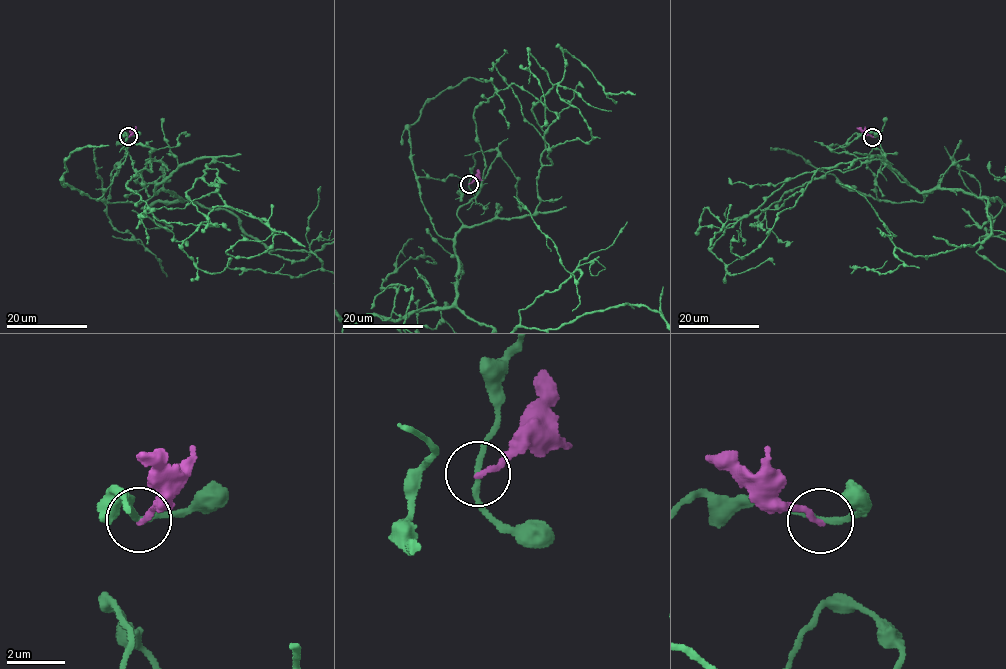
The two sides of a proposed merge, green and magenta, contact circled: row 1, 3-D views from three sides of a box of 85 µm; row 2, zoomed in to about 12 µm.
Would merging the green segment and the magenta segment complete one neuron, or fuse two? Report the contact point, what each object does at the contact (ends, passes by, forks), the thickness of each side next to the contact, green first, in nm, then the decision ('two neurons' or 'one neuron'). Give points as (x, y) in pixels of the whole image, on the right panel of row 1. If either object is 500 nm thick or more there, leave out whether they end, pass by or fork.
at (872, 137); green passes by; magenta ends there; 180 nm thick on the green side, 200 nm on the other; two neurons

